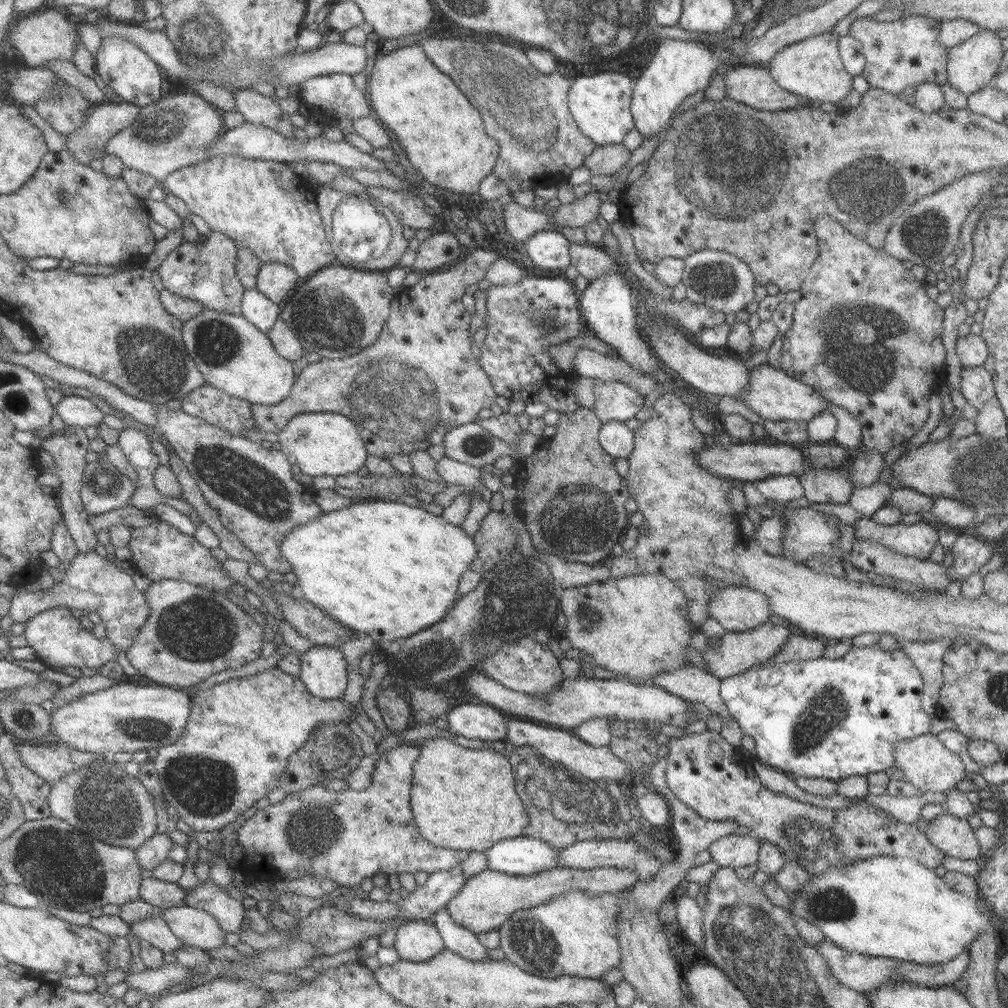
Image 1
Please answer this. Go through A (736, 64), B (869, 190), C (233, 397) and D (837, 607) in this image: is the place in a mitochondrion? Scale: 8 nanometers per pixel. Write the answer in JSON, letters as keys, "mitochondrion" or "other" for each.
{"A":"other","B":"mitochondrion","C":"other","D":"other"}

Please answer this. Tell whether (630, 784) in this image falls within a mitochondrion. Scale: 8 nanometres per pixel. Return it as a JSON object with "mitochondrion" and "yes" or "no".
{"mitochondrion":"no"}

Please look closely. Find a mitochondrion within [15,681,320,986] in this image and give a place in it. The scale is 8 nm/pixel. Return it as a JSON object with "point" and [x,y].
{"point":[62,866]}

